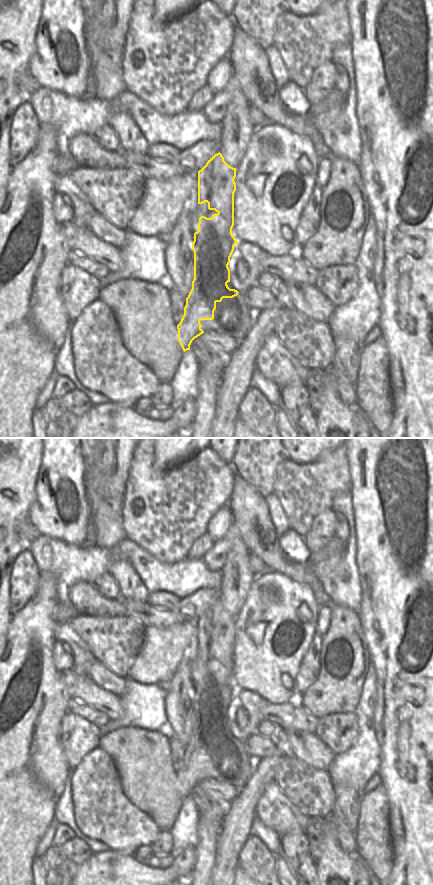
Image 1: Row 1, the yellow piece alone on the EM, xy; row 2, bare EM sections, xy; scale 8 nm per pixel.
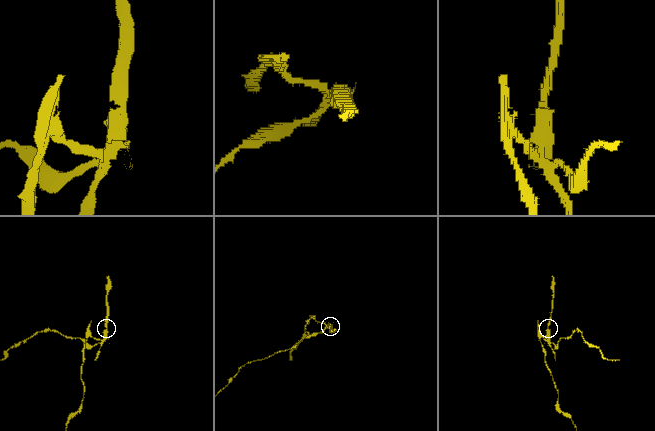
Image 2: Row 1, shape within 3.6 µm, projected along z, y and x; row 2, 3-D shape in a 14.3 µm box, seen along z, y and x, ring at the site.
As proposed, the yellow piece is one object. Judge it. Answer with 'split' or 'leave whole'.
split

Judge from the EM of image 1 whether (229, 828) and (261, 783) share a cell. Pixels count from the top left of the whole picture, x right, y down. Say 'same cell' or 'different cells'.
same cell

